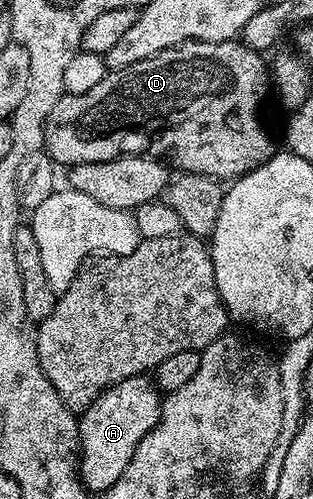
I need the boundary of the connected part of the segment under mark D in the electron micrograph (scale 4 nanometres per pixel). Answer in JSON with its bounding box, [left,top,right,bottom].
[44,39,274,181]

